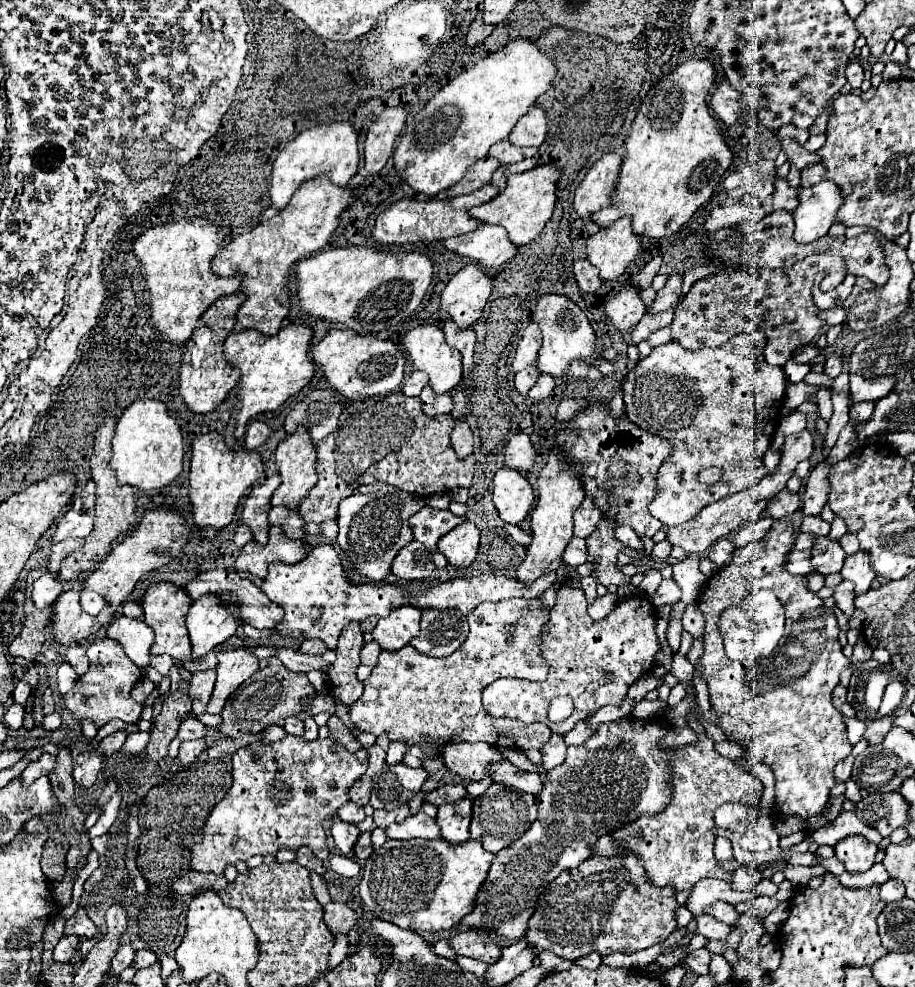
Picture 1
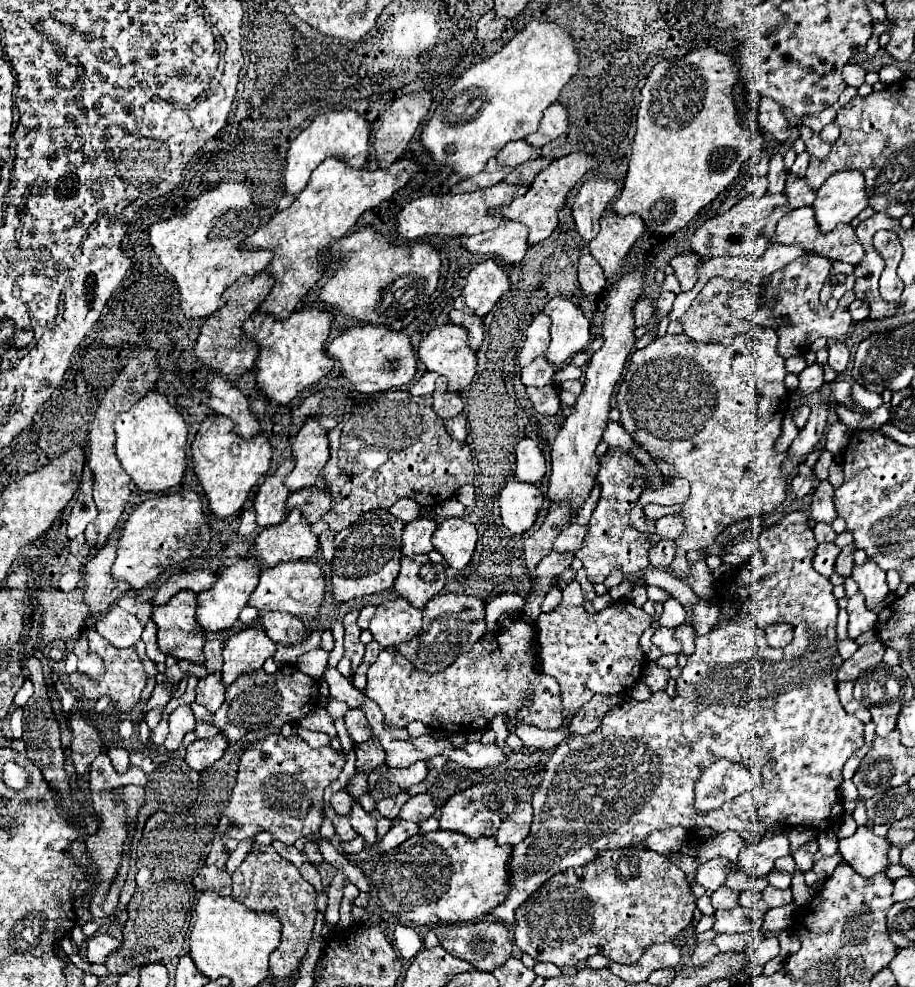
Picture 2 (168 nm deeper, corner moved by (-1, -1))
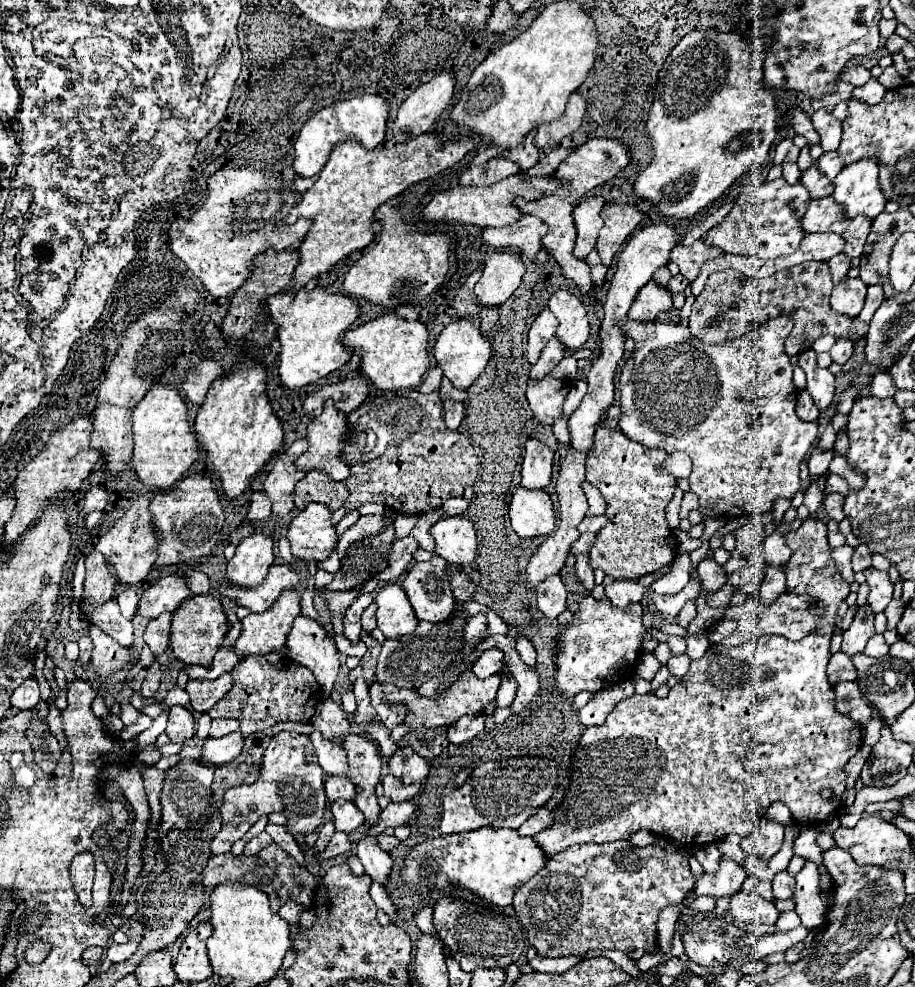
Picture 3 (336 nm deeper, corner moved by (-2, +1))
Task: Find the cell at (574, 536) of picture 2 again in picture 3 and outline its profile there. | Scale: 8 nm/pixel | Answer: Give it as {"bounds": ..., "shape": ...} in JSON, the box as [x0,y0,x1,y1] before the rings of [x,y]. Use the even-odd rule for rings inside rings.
{"bounds":[578,515,606,533],"shape":[[[598,515],[598,517],[584,517],[578,525],[578,531],[580,533],[596,533],[600,531],[602,527],[606,525],[606,517],[604,515]]]}

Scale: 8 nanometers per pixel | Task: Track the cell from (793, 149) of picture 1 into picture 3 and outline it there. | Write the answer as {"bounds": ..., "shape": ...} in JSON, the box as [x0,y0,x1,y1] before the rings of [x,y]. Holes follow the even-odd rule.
{"bounds":[812,109,842,151],"shape":[[[818,109],[812,115],[812,125],[820,135],[820,147],[824,151],[834,151],[840,145],[840,135],[842,135],[842,125],[838,119],[834,119],[830,113],[824,109]]]}

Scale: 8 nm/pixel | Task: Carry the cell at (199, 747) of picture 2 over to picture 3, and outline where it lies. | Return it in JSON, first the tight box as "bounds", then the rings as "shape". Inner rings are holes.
{"bounds":[202,731,242,767],"shape":[[[234,731],[234,733],[228,733],[220,739],[206,739],[202,743],[202,761],[210,763],[212,767],[218,767],[218,765],[224,765],[228,761],[232,761],[238,753],[242,751],[242,735],[240,731]]]}

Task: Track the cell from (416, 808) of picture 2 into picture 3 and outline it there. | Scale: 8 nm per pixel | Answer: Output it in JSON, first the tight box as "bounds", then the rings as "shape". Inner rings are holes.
{"bounds":[372,801,416,835],"shape":[[[408,801],[408,803],[390,803],[386,809],[382,809],[380,821],[376,825],[376,829],[372,829],[372,833],[380,835],[386,827],[398,827],[398,825],[406,825],[414,813],[416,813],[416,803]]]}

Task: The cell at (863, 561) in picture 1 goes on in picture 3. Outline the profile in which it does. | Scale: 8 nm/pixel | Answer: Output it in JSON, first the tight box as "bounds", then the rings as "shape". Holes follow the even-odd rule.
{"bounds":[864,567,894,613],"shape":[[[870,567],[864,571],[864,577],[866,577],[866,583],[870,585],[868,603],[870,603],[872,613],[884,611],[886,605],[892,601],[892,591],[894,591],[894,585],[888,579],[888,573]]]}

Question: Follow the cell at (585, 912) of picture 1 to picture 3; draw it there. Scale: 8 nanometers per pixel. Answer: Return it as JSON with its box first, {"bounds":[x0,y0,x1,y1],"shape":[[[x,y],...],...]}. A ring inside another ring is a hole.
{"bounds":[512,841,694,959],"shape":[[[630,841],[570,845],[566,851],[556,853],[546,867],[516,891],[512,905],[528,933],[530,945],[542,957],[568,957],[584,955],[592,949],[612,949],[626,953],[630,959],[640,959],[656,951],[656,921],[660,911],[684,903],[694,889],[694,877],[688,867],[690,857],[692,851],[686,849],[668,853],[658,845],[634,847]]]}

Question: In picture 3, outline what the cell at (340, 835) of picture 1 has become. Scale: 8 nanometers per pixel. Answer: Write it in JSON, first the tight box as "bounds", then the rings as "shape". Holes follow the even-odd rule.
{"bounds":[332,801,362,833],"shape":[[[336,801],[336,803],[332,803],[332,813],[334,813],[336,831],[354,833],[362,825],[360,811],[356,809],[356,805],[352,801]]]}

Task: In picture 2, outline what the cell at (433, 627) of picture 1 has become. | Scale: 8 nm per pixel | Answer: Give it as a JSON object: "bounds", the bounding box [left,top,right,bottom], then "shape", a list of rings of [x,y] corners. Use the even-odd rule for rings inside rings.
{"bounds":[395,595,485,675],"shape":[[[437,595],[423,609],[423,627],[415,635],[415,639],[407,643],[399,643],[395,649],[415,665],[415,669],[433,675],[437,671],[447,669],[457,655],[463,651],[471,651],[475,641],[485,633],[485,603],[471,595]]]}

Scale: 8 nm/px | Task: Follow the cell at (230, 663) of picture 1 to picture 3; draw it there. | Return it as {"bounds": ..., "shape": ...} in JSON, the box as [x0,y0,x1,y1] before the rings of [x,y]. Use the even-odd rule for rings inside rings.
{"bounds":[232,591,300,655],"shape":[[[284,591],[264,613],[250,613],[242,619],[242,633],[232,645],[236,655],[284,655],[286,635],[300,613],[300,593]]]}

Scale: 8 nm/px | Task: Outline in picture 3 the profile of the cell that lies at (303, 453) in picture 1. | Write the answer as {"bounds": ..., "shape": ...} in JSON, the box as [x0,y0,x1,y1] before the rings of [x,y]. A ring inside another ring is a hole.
{"bounds":[294,401,348,481],"shape":[[[326,401],[322,415],[308,425],[308,451],[294,463],[296,469],[316,469],[336,481],[344,481],[348,477],[348,467],[340,461],[340,441],[346,433],[346,415],[336,411],[332,401]]]}

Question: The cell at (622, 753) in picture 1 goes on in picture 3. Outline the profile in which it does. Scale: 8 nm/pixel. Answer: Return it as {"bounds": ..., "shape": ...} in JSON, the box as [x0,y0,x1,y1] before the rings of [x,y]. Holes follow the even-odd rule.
{"bounds":[532,517,860,859],"shape":[[[808,517],[798,529],[792,529],[788,533],[784,533],[784,541],[786,545],[792,549],[792,557],[784,563],[784,573],[786,573],[786,591],[794,593],[794,595],[808,595],[810,599],[814,597],[814,607],[820,611],[818,619],[816,619],[816,629],[810,635],[800,639],[796,643],[784,643],[782,636],[764,635],[760,639],[742,643],[738,647],[724,647],[724,645],[712,645],[704,657],[694,659],[690,663],[688,673],[680,679],[678,685],[674,685],[668,693],[668,697],[658,699],[656,695],[630,695],[626,699],[622,699],[614,711],[606,717],[604,725],[600,727],[586,727],[584,733],[580,735],[580,743],[574,749],[572,755],[572,763],[570,763],[570,781],[568,781],[568,791],[566,797],[562,799],[562,803],[552,811],[554,813],[554,823],[550,827],[546,827],[544,831],[536,833],[532,839],[538,843],[538,847],[544,851],[544,855],[550,859],[552,855],[568,849],[570,845],[582,845],[582,843],[608,843],[608,841],[618,841],[618,839],[630,839],[632,833],[646,829],[650,833],[656,835],[664,835],[672,841],[676,841],[678,845],[686,845],[686,847],[696,847],[696,845],[708,845],[708,843],[716,843],[718,839],[736,833],[742,839],[748,837],[750,833],[754,833],[758,829],[760,817],[766,813],[768,805],[774,801],[782,801],[786,803],[786,807],[792,813],[792,819],[800,825],[820,825],[824,821],[828,821],[828,817],[832,817],[834,813],[838,813],[838,809],[842,807],[842,793],[846,791],[846,775],[844,775],[844,765],[846,761],[858,751],[858,739],[860,739],[860,725],[856,725],[848,715],[842,715],[836,711],[836,695],[834,695],[834,687],[828,683],[828,675],[826,675],[826,665],[830,661],[830,639],[834,635],[834,617],[836,611],[840,607],[840,603],[848,597],[850,593],[850,585],[836,573],[836,567],[832,565],[830,559],[830,551],[832,547],[828,545],[826,539],[826,525],[820,519]],[[830,787],[832,789],[832,799],[824,799],[822,797],[822,789]]]}

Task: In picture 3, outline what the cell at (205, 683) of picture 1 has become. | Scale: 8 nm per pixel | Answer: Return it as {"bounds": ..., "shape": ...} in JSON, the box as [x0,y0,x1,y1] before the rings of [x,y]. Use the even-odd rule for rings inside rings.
{"bounds":[186,673,234,713],"shape":[[[222,673],[214,681],[208,681],[208,679],[188,681],[186,691],[190,695],[192,709],[198,713],[206,713],[210,707],[216,705],[216,701],[220,701],[232,689],[232,685],[234,685],[234,681],[232,681],[230,673]]]}

